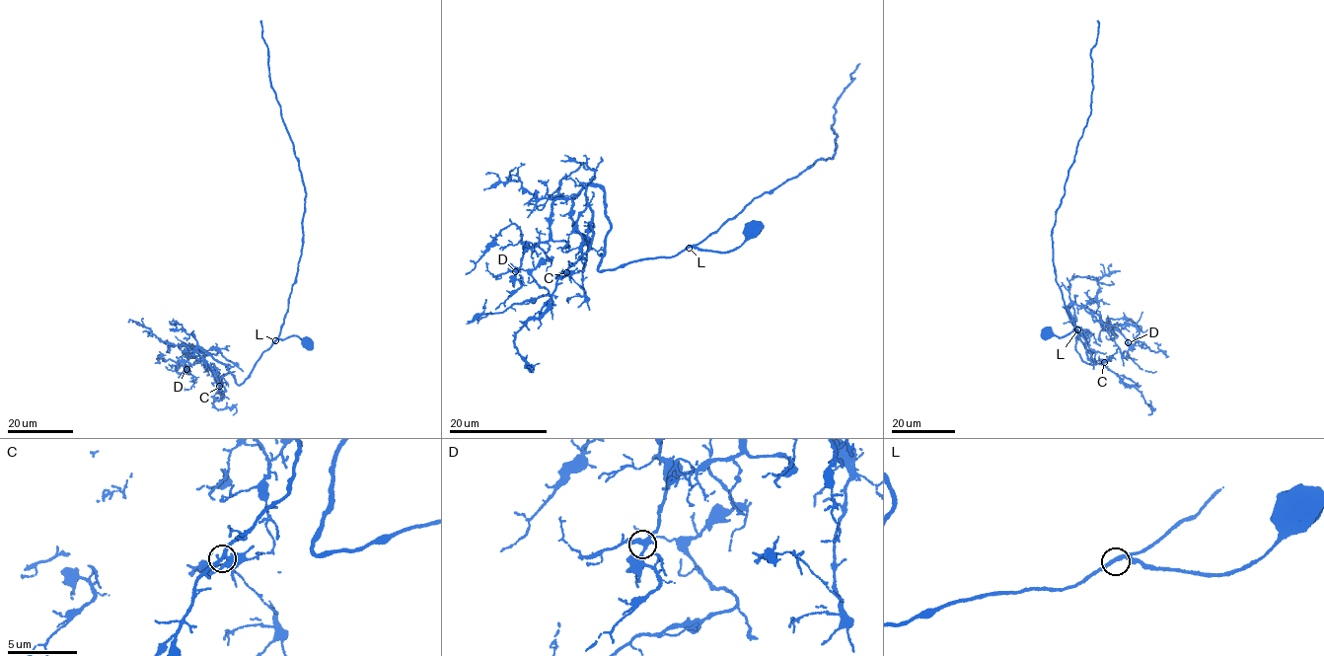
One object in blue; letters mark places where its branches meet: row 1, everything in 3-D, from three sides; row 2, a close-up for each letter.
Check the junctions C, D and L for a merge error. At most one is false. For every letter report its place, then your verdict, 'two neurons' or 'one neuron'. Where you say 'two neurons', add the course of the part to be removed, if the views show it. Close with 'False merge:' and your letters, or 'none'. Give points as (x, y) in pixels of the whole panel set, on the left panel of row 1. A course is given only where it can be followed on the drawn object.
C: (219, 386) | one neuron
D: (186, 369) | one neuron
L: (275, 340) | one neuron
False merge: none

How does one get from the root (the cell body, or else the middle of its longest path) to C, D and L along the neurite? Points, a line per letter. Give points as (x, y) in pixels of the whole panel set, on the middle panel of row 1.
C: (751, 230), (731, 251), (692, 247), (599, 270), (610, 226), (602, 189), (589, 183), (591, 241), (566, 272)
D: (751, 230), (731, 251), (599, 270), (610, 226), (587, 184), (553, 201), (549, 239), (515, 271)
L: (751, 230), (751, 237), (731, 251), (688, 248)

